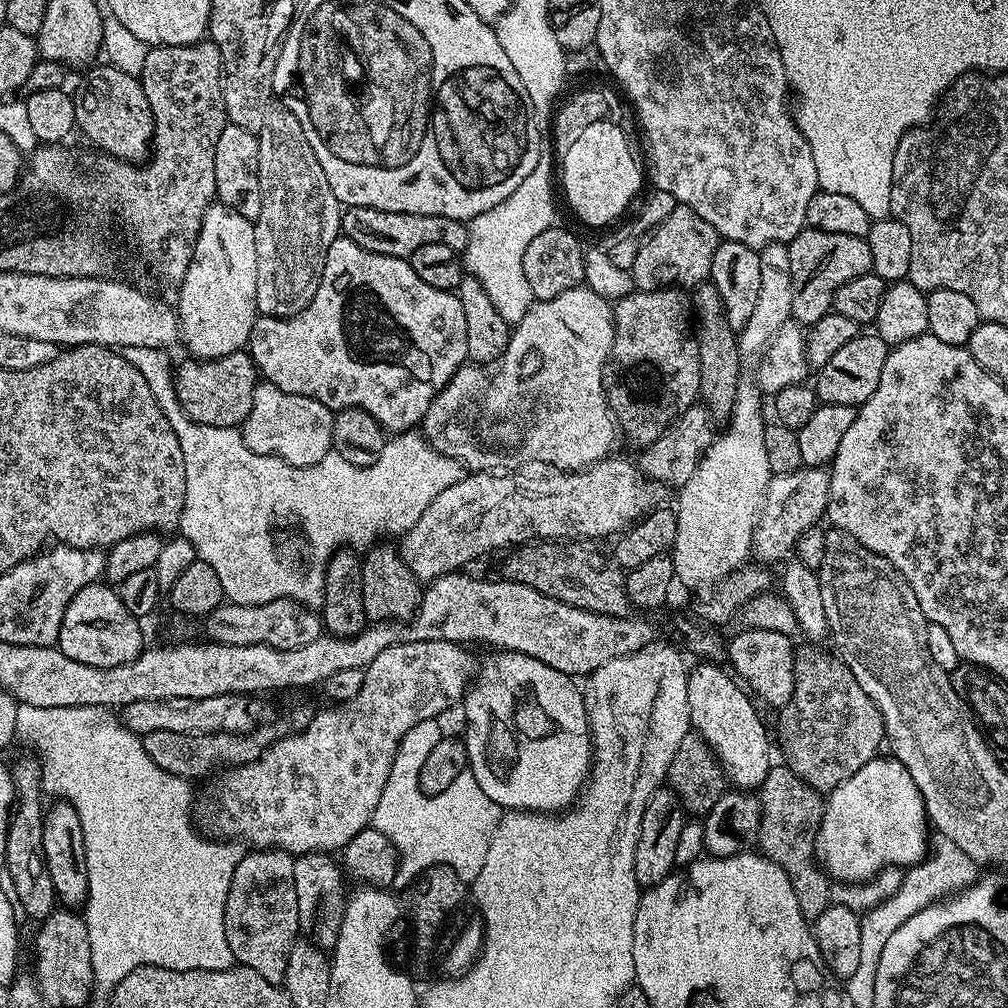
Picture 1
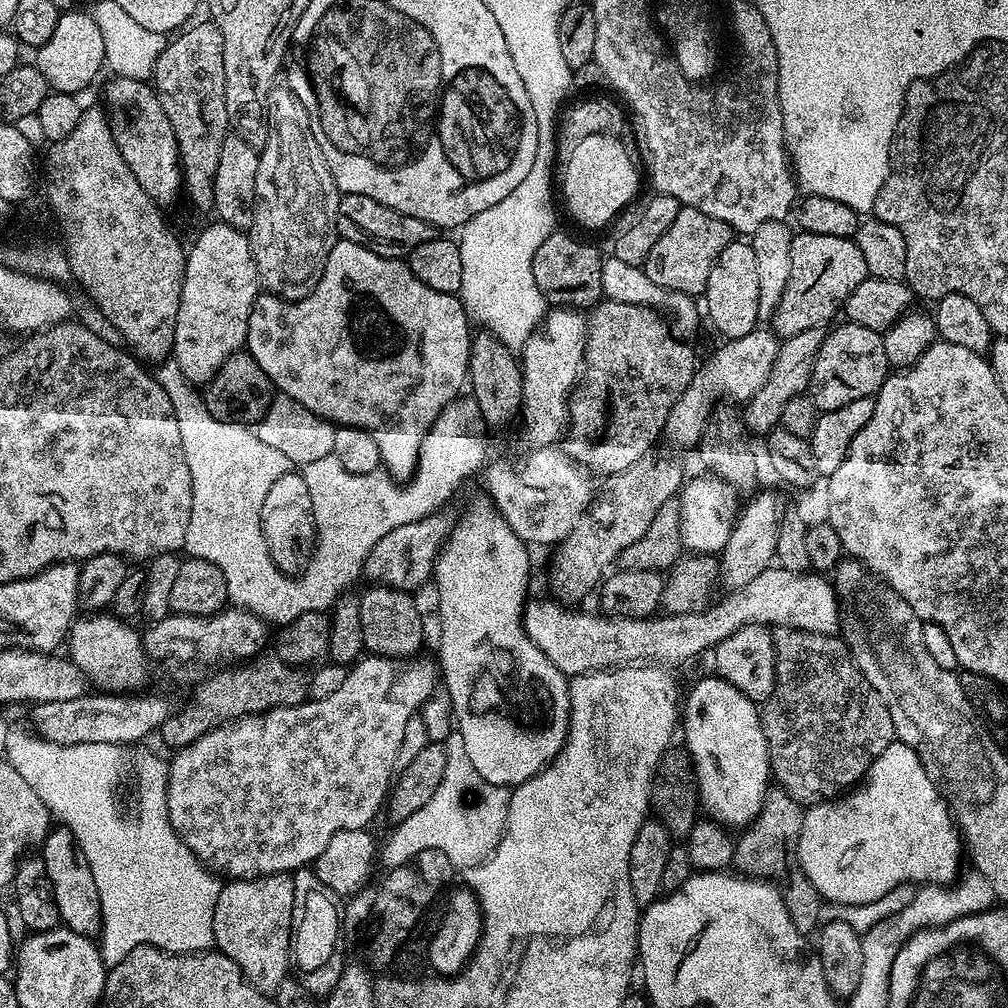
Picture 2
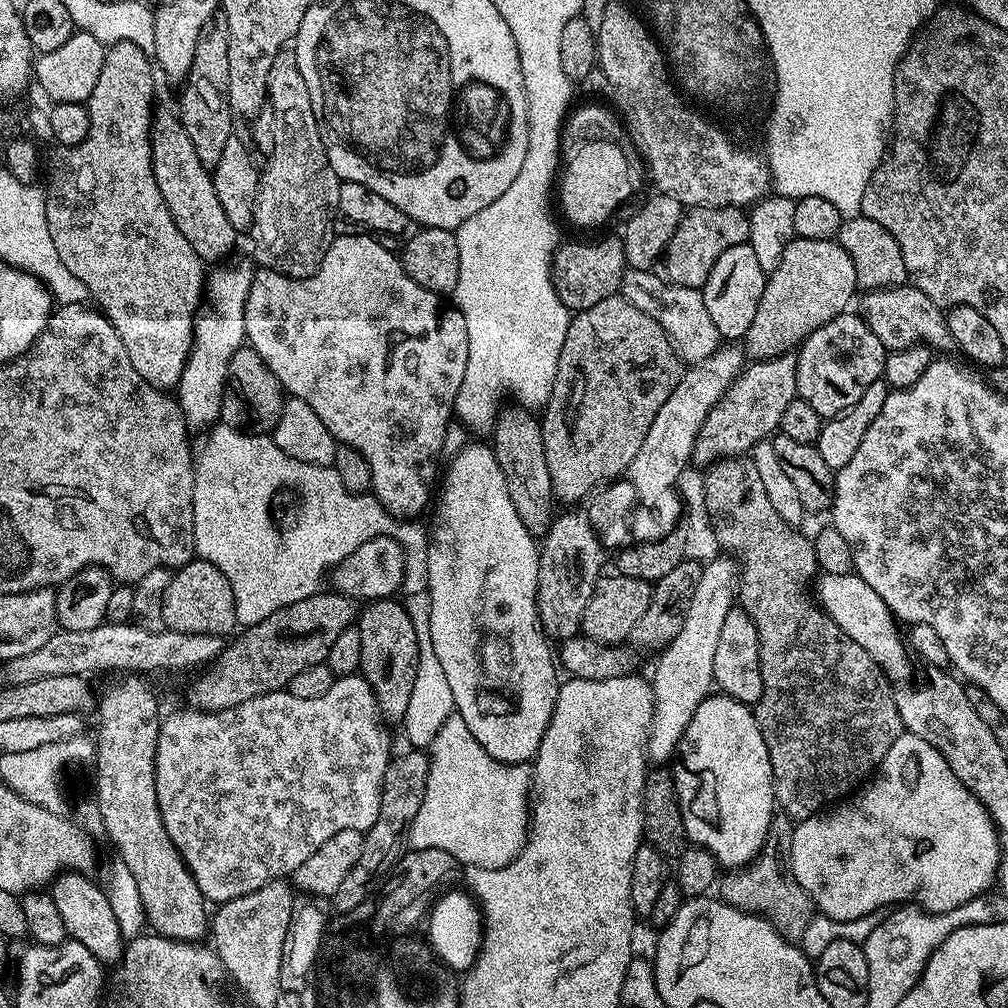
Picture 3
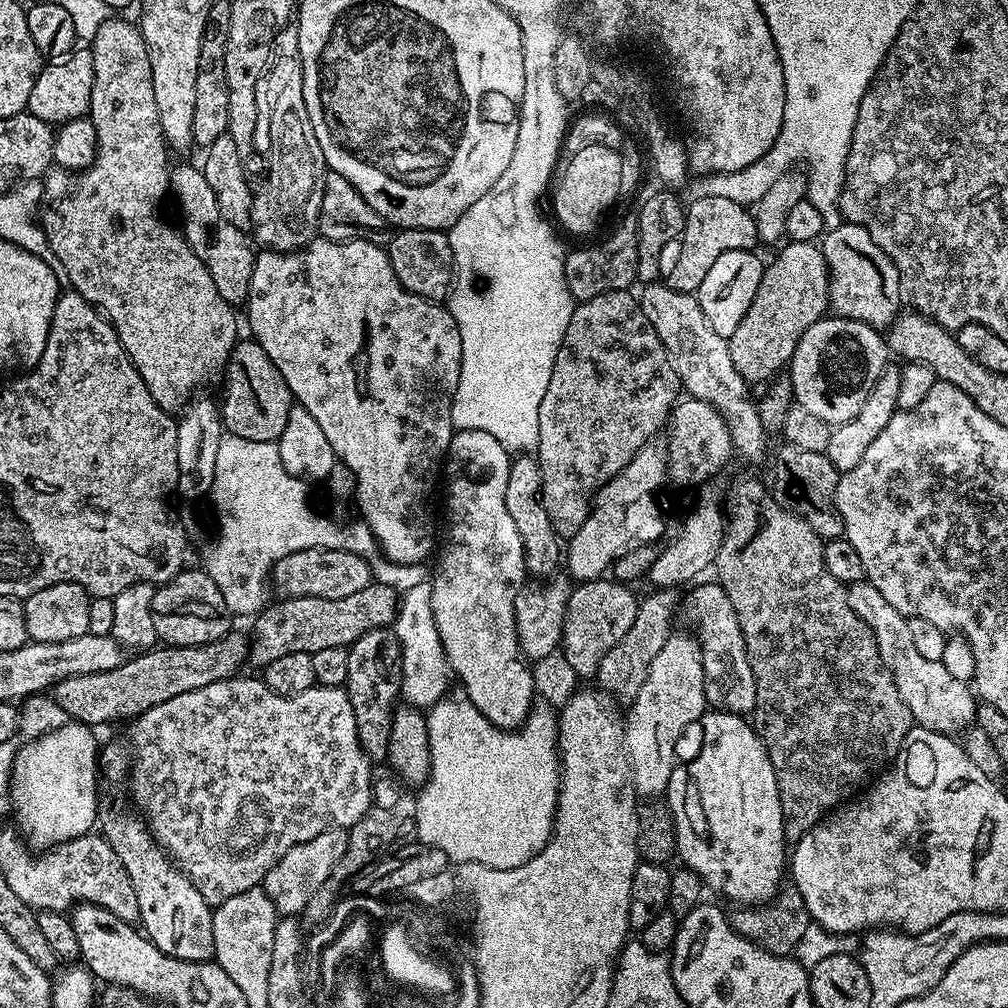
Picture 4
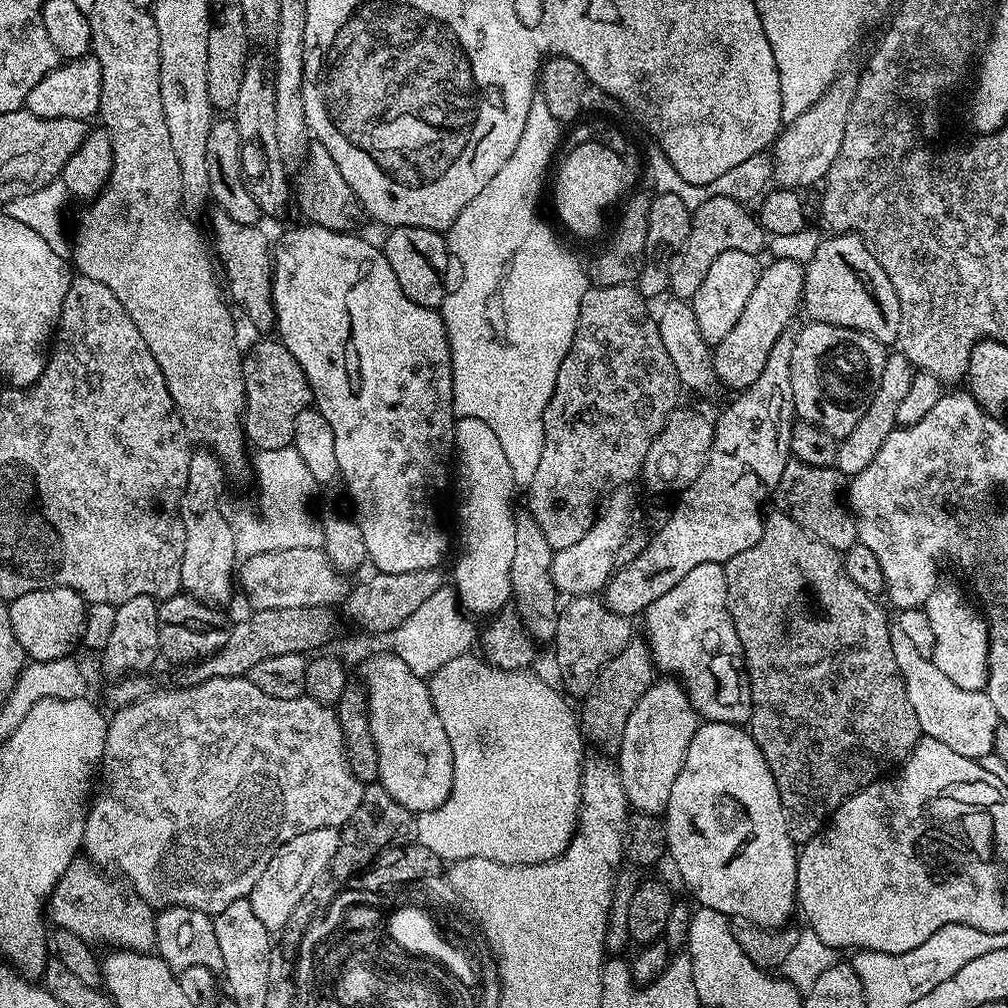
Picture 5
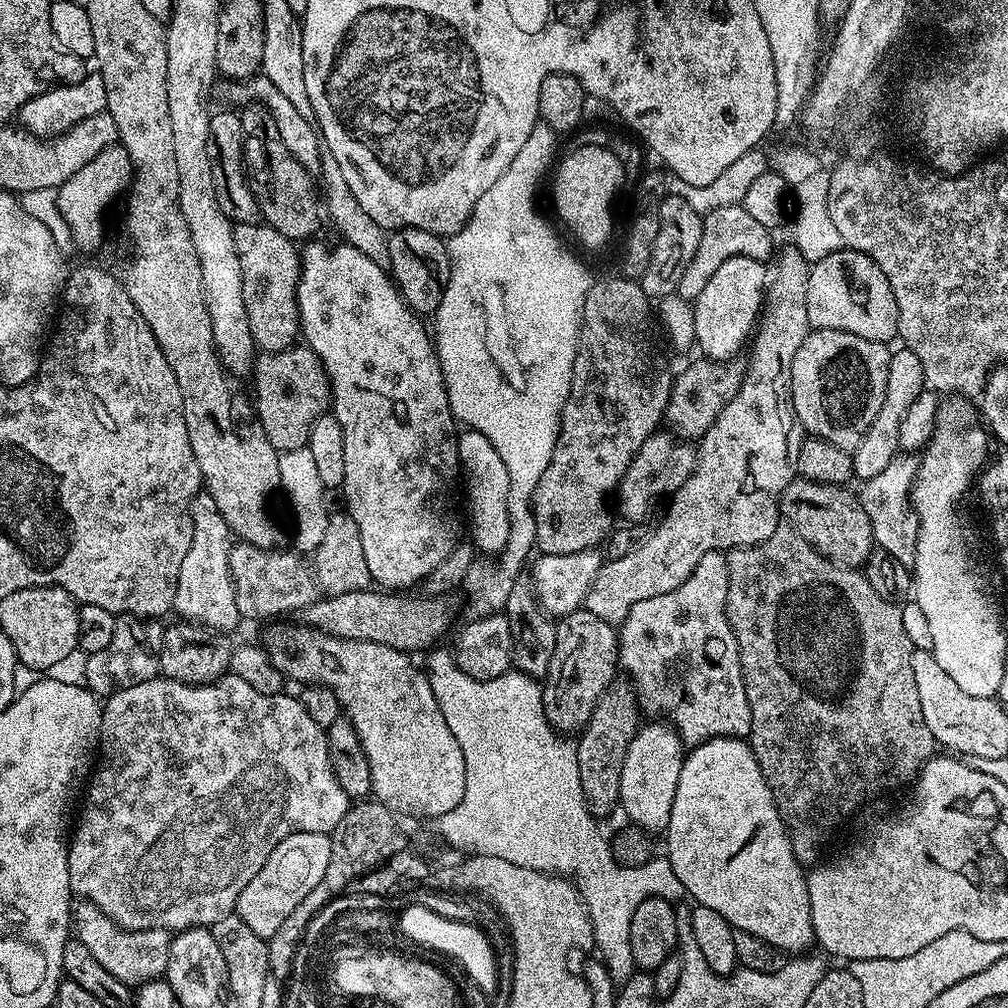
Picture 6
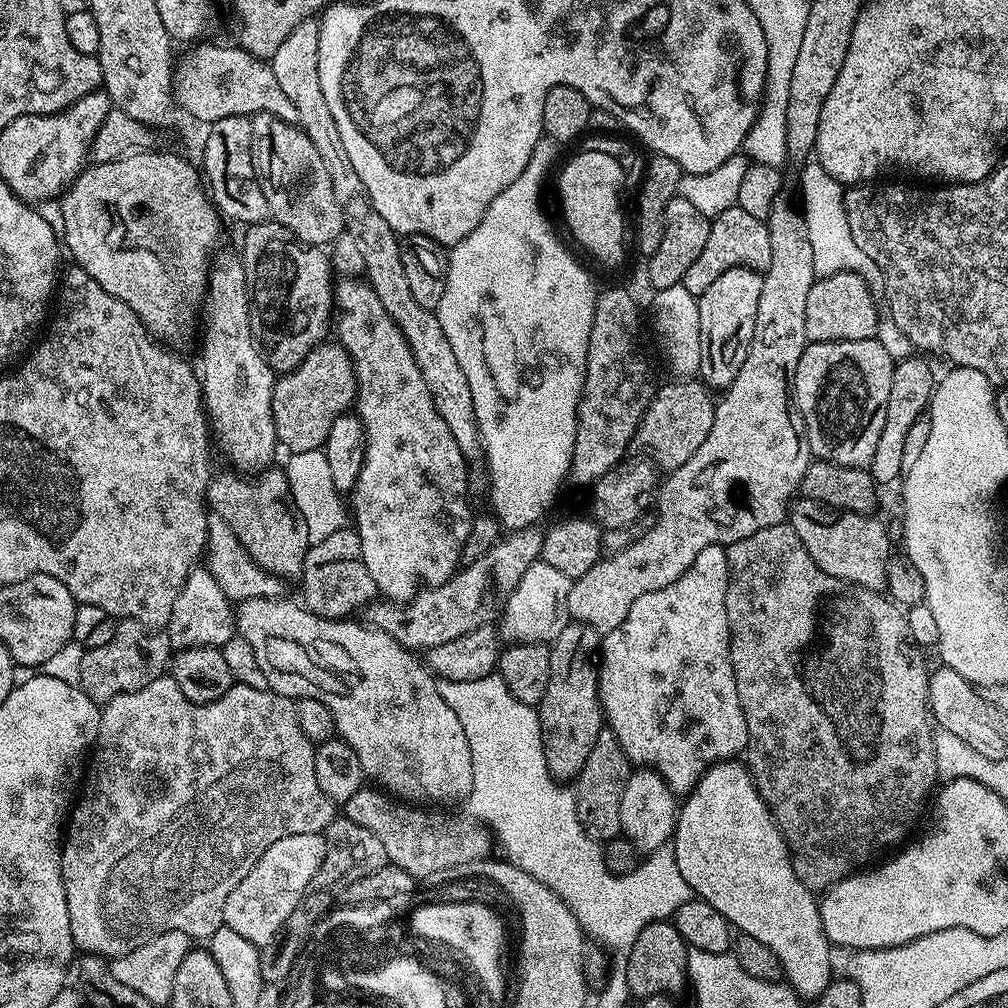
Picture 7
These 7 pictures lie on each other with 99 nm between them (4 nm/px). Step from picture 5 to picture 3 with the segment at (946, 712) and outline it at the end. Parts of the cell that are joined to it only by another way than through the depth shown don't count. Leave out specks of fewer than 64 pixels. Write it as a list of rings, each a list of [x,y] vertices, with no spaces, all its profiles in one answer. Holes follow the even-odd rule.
[[[852,572],[823,574],[815,581],[814,596],[825,614],[847,636],[854,638],[854,642],[858,642],[858,646],[862,646],[862,650],[866,650],[866,654],[870,654],[870,658],[874,658],[874,662],[889,681],[909,681],[906,679],[912,674],[913,657],[910,655],[910,648],[905,637],[903,635],[900,637],[901,625],[886,606],[886,602],[882,602],[882,598],[878,598],[878,594],[874,594],[871,586],[866,586],[866,582],[861,576]]]

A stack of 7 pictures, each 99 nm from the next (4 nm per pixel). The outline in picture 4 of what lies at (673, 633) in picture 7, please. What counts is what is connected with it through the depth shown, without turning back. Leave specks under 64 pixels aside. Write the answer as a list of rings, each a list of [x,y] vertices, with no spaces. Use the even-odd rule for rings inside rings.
[[[718,582],[711,583],[697,583],[691,589],[693,592],[686,596],[686,608],[688,604],[689,614],[696,619],[706,698],[713,709],[748,714],[756,705],[756,683],[746,654],[744,635],[734,614],[734,606],[730,606],[730,598],[726,598],[726,590]]]

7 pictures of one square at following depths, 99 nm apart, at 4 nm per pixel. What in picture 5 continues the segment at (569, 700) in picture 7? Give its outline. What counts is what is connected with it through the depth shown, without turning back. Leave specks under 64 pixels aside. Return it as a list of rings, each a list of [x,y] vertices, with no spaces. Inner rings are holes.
[[[599,595],[574,596],[568,605],[559,609],[556,618],[556,668],[560,671],[559,683],[569,697],[583,698],[596,686],[600,671],[610,658],[625,648],[634,639],[633,621],[626,616],[614,614]]]

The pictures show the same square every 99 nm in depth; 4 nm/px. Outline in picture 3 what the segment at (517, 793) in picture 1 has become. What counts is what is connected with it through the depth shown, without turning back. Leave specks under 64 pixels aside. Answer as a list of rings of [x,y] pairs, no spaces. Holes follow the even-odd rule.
[[[472,442],[465,443],[464,447],[459,452],[451,457],[452,461],[448,464],[448,469],[443,469],[442,480],[444,476],[444,485],[440,488],[440,501],[436,504],[436,517],[432,520],[432,532],[430,528],[430,535],[426,540],[426,555],[428,558],[429,576],[427,586],[427,596],[429,598],[429,630],[428,636],[430,642],[433,643],[434,652],[438,656],[439,665],[442,666],[443,673],[446,674],[446,682],[450,682],[450,691],[453,695],[453,702],[455,704],[455,711],[458,713],[459,719],[470,730],[470,734],[474,734],[474,738],[482,746],[482,750],[486,750],[486,754],[490,754],[490,758],[494,758],[499,764],[522,764],[527,765],[529,761],[535,757],[538,746],[542,742],[542,734],[546,734],[546,726],[550,726],[550,718],[554,714],[554,702],[558,698],[558,690],[562,683],[561,677],[556,677],[556,668],[558,672],[558,664],[554,659],[554,652],[548,649],[549,641],[546,639],[537,619],[536,619],[536,586],[538,580],[538,566],[540,565],[540,549],[538,547],[537,537],[531,536],[529,532],[524,531],[522,522],[518,518],[518,514],[514,510],[514,506],[510,502],[510,494],[506,494],[506,482],[502,474],[502,466],[498,466],[498,458],[493,454],[491,447],[487,443],[472,444]]]

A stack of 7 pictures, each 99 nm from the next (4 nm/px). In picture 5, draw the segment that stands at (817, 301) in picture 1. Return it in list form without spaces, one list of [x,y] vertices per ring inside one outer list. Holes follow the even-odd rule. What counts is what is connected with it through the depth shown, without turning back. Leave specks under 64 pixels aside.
[[[776,260],[773,264],[765,263],[760,269],[758,282],[754,286],[754,291],[751,292],[737,324],[730,329],[730,334],[726,334],[726,338],[719,340],[711,349],[713,372],[717,381],[728,388],[736,388],[735,390],[743,390],[751,386],[758,379],[758,374],[762,374],[763,368],[766,367],[766,358],[770,358],[770,350],[774,346],[774,342],[778,342],[778,338],[783,332],[789,331],[788,323],[795,318],[796,311],[798,313],[801,311],[803,299],[804,264],[801,261]]]

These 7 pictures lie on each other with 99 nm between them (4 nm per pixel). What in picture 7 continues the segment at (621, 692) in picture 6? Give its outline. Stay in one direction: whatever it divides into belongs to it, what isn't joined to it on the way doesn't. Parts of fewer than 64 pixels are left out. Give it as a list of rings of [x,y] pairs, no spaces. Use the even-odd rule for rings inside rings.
[[[607,730],[600,732],[598,742],[594,742],[594,750],[590,750],[590,755],[586,757],[586,766],[582,766],[574,781],[576,817],[582,822],[591,840],[607,842],[621,835],[622,790],[626,790],[629,775],[630,761],[622,746],[618,746],[614,734]]]

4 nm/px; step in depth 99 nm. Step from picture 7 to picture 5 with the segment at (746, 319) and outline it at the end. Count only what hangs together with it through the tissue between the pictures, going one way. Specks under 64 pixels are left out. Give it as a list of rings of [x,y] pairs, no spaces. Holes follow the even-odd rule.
[[[726,250],[710,262],[710,270],[706,270],[706,278],[702,278],[702,286],[693,294],[690,301],[698,329],[712,346],[730,334],[730,329],[738,322],[747,300],[760,277],[761,261],[756,256],[746,254],[742,250]]]

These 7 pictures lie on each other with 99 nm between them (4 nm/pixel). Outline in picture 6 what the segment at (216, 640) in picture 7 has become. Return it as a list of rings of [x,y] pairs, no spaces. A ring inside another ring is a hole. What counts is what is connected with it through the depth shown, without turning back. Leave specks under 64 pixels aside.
[[[207,494],[192,497],[192,541],[182,570],[178,570],[178,590],[172,607],[177,617],[221,634],[232,634],[242,617],[236,601],[236,583],[230,574],[230,550],[234,543],[226,518],[218,514],[214,498]]]

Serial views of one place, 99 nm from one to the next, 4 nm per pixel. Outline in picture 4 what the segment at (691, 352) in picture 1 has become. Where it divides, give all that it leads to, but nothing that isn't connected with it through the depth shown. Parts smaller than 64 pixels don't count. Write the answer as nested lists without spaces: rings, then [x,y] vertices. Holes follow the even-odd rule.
[[[631,291],[607,292],[598,294],[598,298],[581,300],[572,309],[570,326],[566,326],[566,334],[562,338],[562,346],[558,350],[558,358],[554,358],[554,370],[550,374],[550,386],[546,386],[546,395],[542,398],[542,406],[538,406],[538,446],[535,455],[540,461],[542,470],[542,490],[540,491],[540,501],[546,510],[546,518],[550,518],[550,526],[562,538],[571,538],[582,530],[582,522],[586,522],[588,513],[592,507],[592,497],[596,495],[602,485],[610,483],[627,464],[646,446],[655,436],[660,427],[663,429],[669,423],[672,410],[678,403],[682,387],[678,374],[675,373],[670,364],[670,358],[664,349],[658,334],[655,333],[654,326],[650,324],[648,318],[640,308],[640,301],[635,295],[631,296]]]

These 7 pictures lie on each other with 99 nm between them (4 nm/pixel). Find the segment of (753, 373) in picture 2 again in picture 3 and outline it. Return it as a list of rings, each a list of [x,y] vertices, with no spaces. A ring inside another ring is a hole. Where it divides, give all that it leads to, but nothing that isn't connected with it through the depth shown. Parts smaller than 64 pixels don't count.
[[[721,346],[704,361],[681,371],[678,386],[670,390],[670,398],[666,398],[658,414],[654,414],[654,422],[650,422],[650,430],[646,430],[642,447],[638,454],[634,454],[634,462],[630,462],[627,472],[609,483],[605,492],[597,491],[591,497],[592,505],[586,519],[605,549],[619,550],[629,544],[650,542],[677,531],[680,500],[676,497],[675,484],[679,482],[684,467],[689,467],[694,442],[708,412],[736,383],[736,377],[745,367],[746,356],[739,347]]]

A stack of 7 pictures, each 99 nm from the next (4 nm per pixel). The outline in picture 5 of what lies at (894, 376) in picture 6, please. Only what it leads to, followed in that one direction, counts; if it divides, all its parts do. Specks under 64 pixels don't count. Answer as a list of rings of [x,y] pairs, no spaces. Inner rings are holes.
[[[892,350],[884,357],[882,366],[882,378],[878,378],[878,386],[874,390],[874,398],[870,406],[866,406],[866,414],[862,414],[858,426],[850,430],[838,443],[838,458],[835,462],[835,468],[845,476],[851,478],[862,474],[870,462],[878,455],[878,450],[882,450],[882,442],[890,438],[890,434],[898,427],[896,419],[898,418],[898,405],[903,401],[907,391],[910,390],[910,382],[916,377],[911,362],[899,350]]]

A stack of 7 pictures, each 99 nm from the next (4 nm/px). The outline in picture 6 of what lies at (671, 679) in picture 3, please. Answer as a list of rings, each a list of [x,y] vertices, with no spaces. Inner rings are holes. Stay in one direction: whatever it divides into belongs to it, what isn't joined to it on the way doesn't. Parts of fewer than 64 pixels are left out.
[[[667,722],[648,723],[652,724],[646,725],[645,728],[644,725],[637,727],[636,732],[632,735],[630,746],[626,750],[626,762],[622,762],[622,786],[620,787],[619,807],[622,809],[622,812],[624,808],[625,814],[632,819],[629,821],[631,821],[635,827],[642,828],[649,834],[657,834],[656,832],[663,833],[665,829],[667,829],[668,823],[670,822],[670,806],[674,806],[674,790],[678,790],[678,774],[682,774],[682,766],[684,765],[684,757],[686,755],[686,745],[684,741],[680,739],[679,734],[676,733],[675,728],[673,728],[671,724]]]

